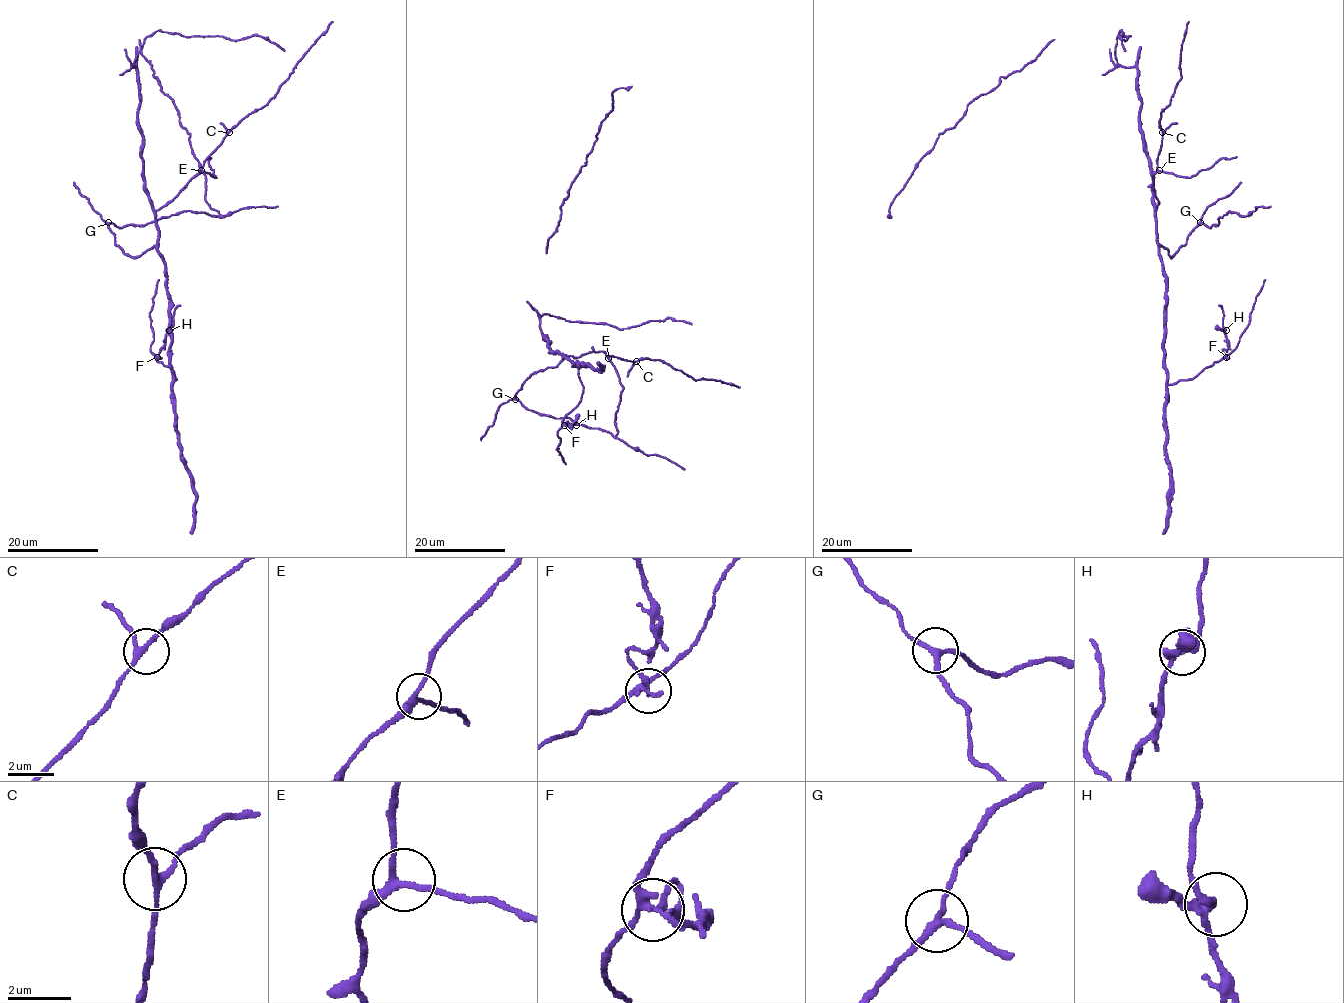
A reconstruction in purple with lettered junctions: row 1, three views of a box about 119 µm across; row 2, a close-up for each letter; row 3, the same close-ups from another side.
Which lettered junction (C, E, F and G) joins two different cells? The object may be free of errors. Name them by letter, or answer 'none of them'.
F

